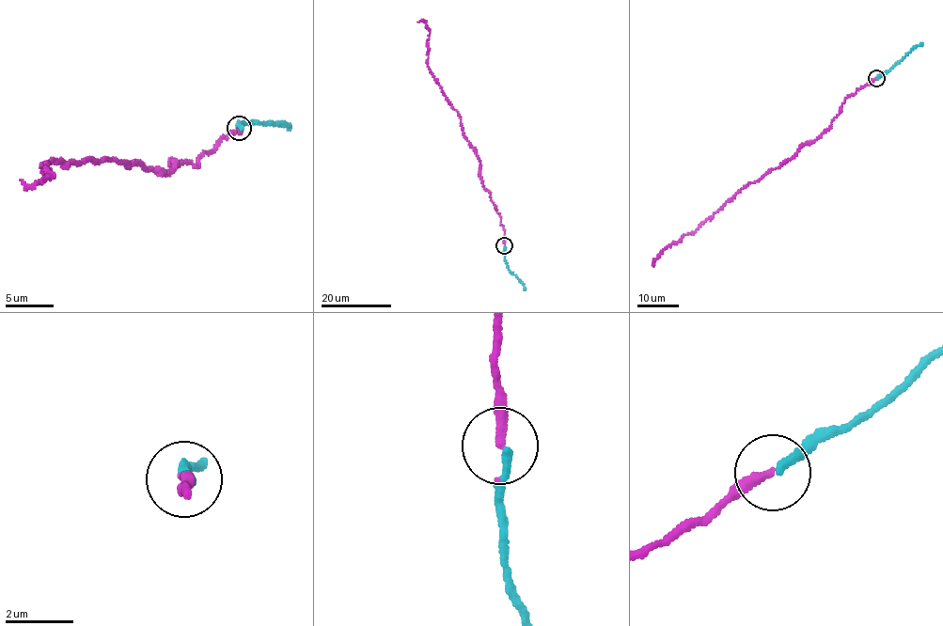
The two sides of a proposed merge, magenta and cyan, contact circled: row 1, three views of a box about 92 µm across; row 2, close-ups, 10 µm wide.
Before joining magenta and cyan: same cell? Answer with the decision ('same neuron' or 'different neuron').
same neuron

